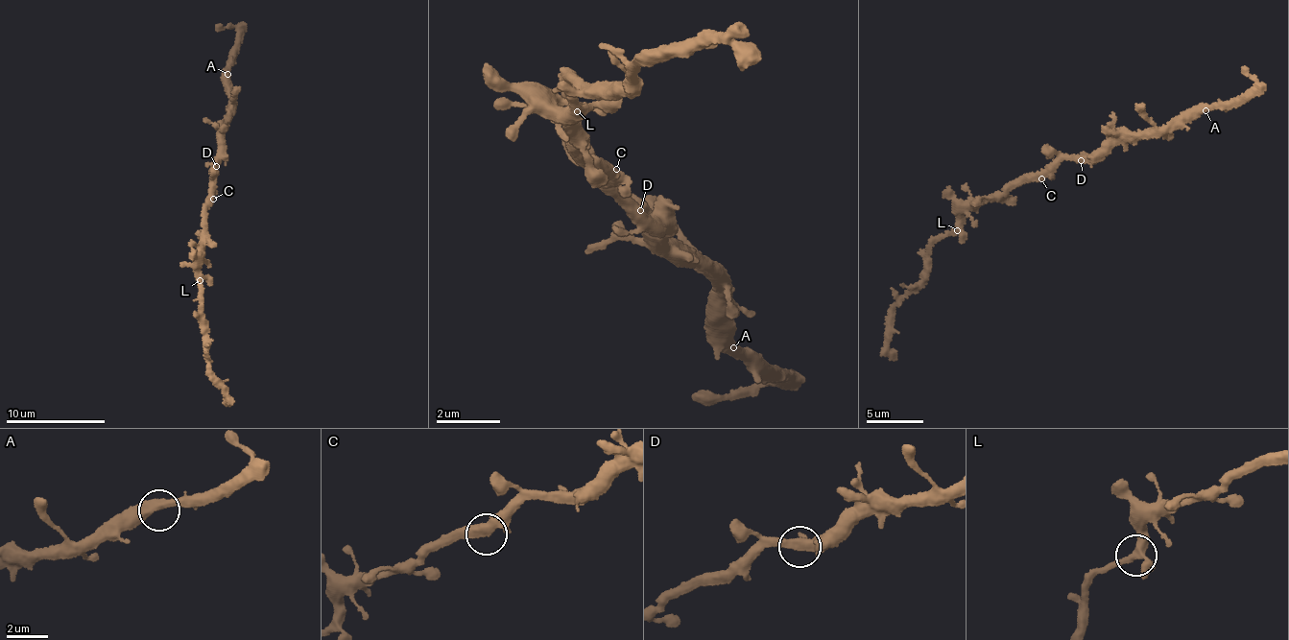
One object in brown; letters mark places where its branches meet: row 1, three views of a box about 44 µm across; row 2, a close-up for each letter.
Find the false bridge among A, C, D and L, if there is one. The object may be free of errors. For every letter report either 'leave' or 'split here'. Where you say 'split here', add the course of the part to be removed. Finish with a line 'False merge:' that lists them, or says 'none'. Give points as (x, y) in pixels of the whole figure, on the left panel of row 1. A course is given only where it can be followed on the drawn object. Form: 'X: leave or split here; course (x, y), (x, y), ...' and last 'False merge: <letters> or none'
A: leave
C: leave
D: leave
L: leave
False merge: none

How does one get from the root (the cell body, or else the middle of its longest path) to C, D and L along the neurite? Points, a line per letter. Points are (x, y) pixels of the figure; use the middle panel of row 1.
C: (598, 170), (616, 169)
D: (598, 170), (613, 188), (640, 210)
L: (598, 170), (589, 159), (579, 125), (557, 101), (555, 105), (572, 116), (577, 111), (574, 109)

